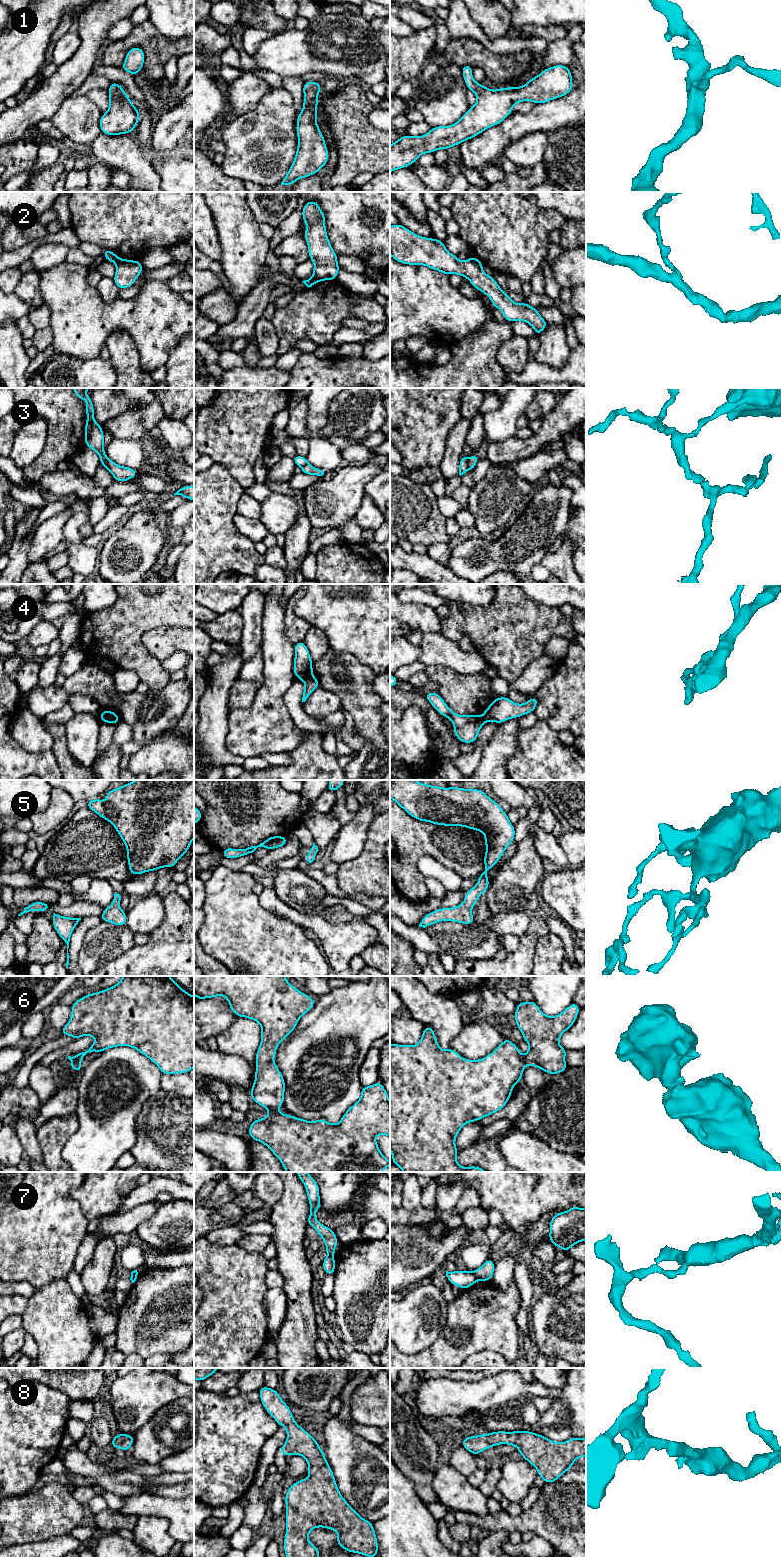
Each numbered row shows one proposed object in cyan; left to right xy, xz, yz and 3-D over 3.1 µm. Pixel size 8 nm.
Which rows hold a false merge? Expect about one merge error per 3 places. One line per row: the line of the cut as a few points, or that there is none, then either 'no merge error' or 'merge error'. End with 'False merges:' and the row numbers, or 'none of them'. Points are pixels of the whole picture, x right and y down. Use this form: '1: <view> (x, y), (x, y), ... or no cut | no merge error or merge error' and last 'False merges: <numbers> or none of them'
1: no cut | no merge error
2: xz (312, 276), (317, 281) | merge error
3: yz (467, 459), (468, 469) | merge error
4: xz (312, 675), (302, 679) | merge error
5: no cut | no merge error
6: xy (71, 1057), (80, 1061) | merge error
7: yz (472, 1272), (477, 1280) | merge error
8: no cut | no merge error
False merges: 2, 3, 4, 6, 7

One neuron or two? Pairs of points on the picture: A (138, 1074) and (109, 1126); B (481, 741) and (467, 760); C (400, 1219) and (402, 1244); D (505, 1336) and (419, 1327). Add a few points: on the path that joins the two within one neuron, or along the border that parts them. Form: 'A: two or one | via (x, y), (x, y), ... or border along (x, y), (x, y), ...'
A: one | via (127, 1087), (109, 1113)
B: one | via (478, 746), (478, 749), (472, 755)
C: two | border along (421, 1224), (400, 1225)
D: two | border along (447, 1306), (446, 1322), (436, 1339), (427, 1348)

